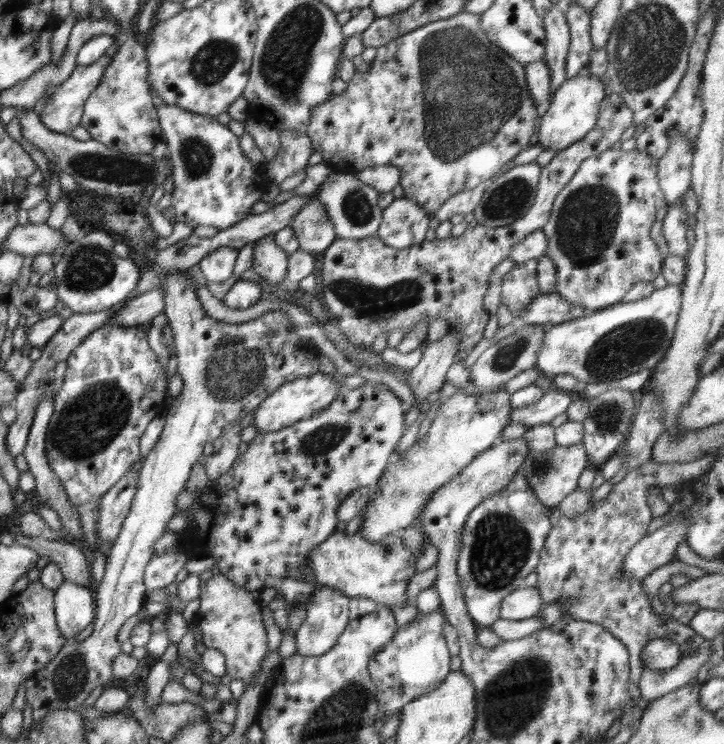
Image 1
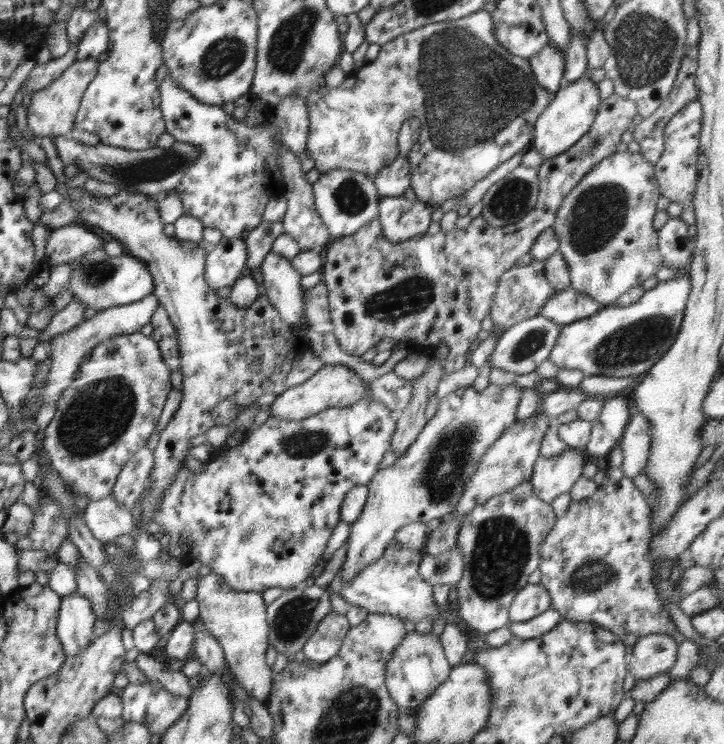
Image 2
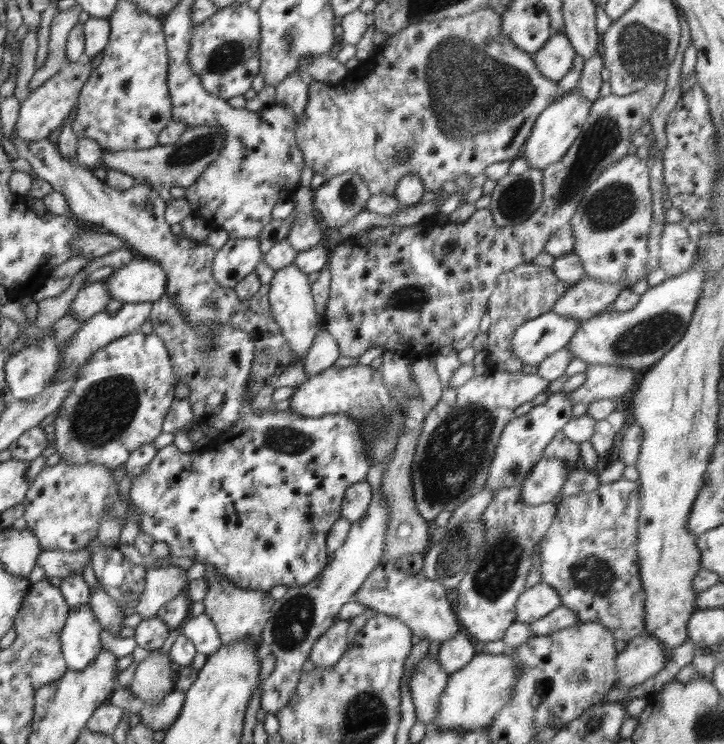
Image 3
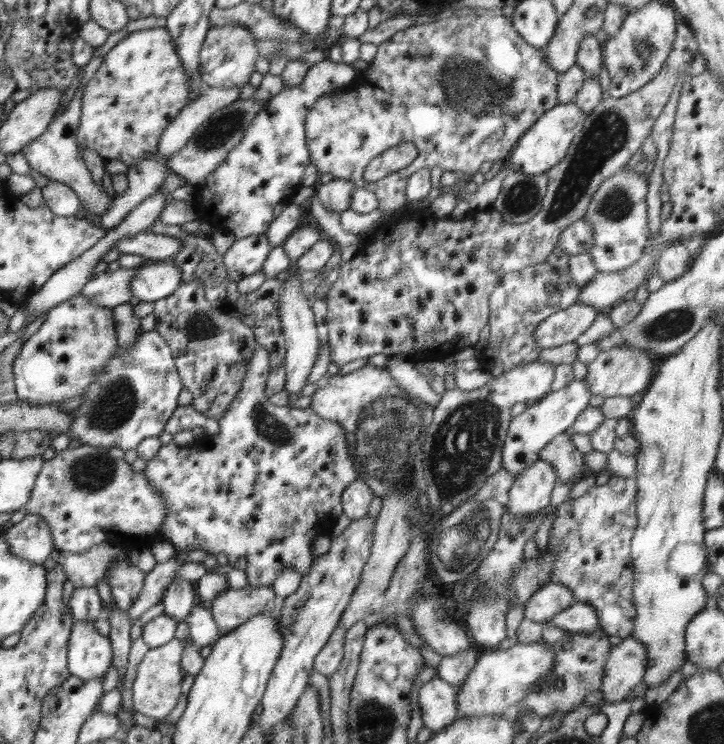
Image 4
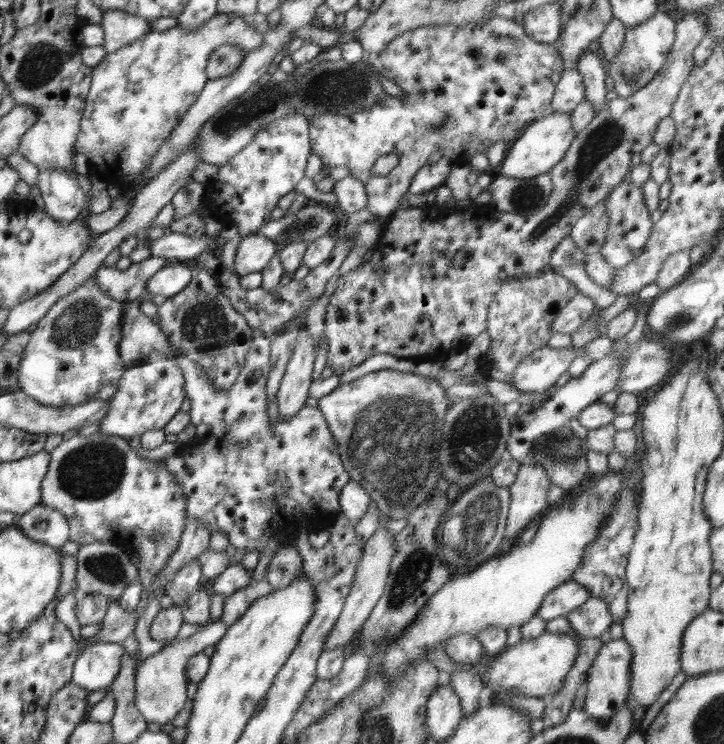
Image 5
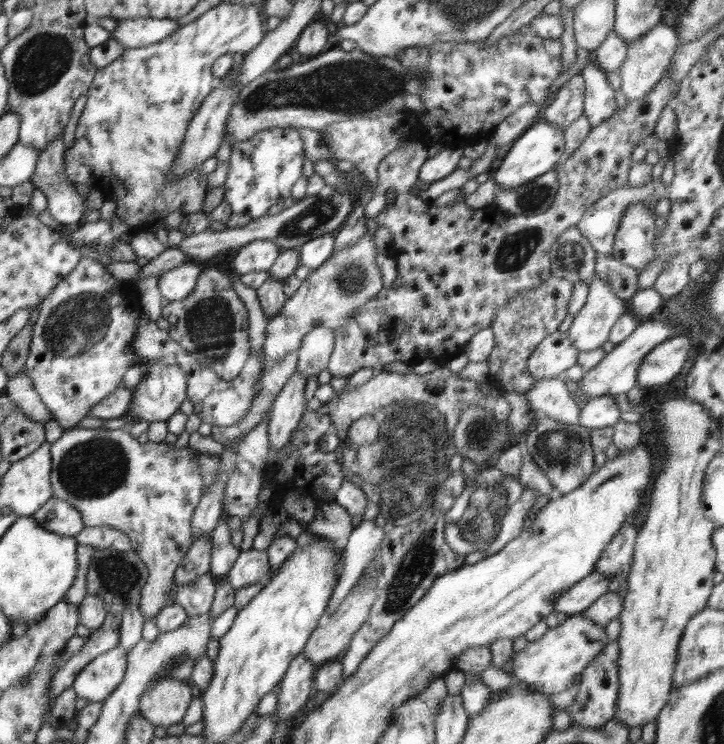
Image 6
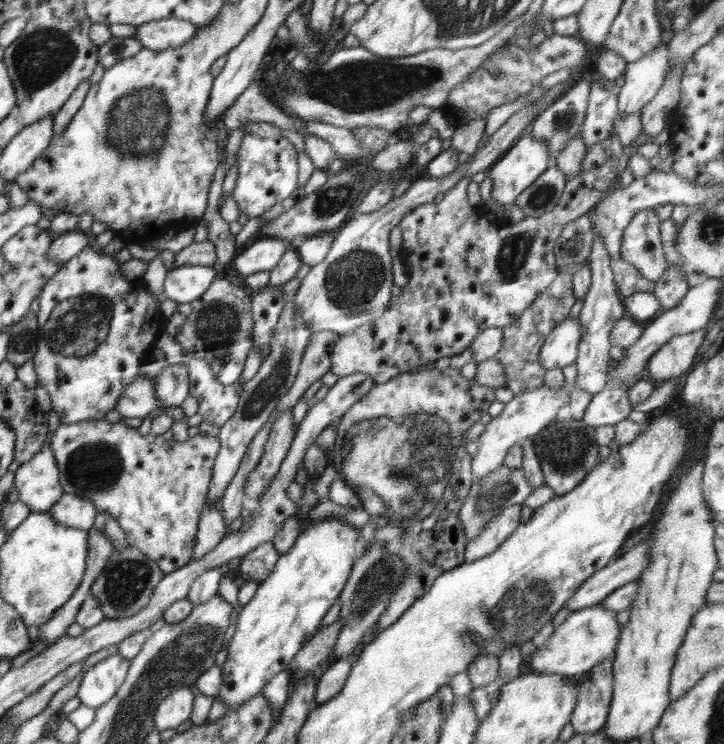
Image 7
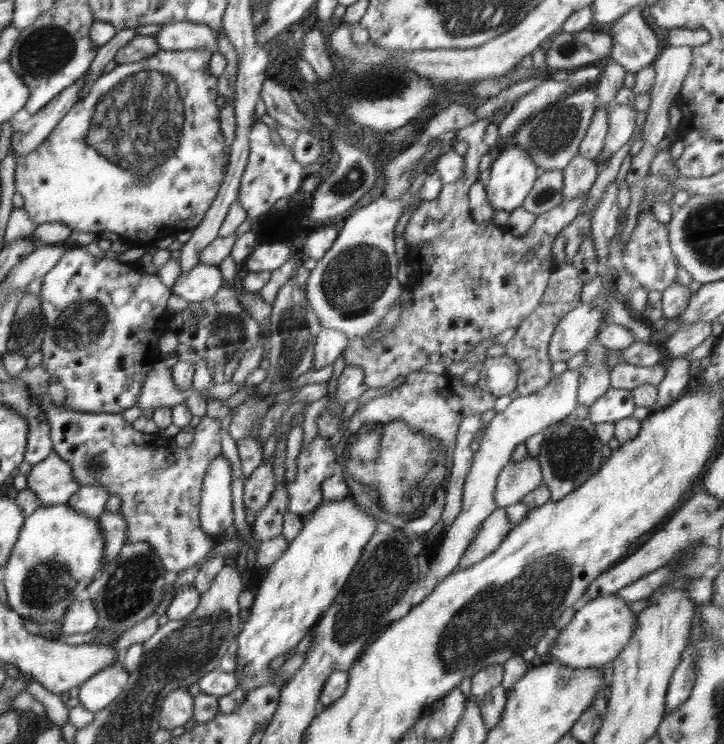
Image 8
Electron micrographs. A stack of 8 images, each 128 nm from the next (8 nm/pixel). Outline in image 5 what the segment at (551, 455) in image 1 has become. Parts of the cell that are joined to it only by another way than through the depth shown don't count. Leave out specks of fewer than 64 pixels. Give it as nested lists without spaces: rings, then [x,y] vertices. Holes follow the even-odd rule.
[[[541,464],[519,468],[514,482],[509,486],[512,500],[501,550],[516,538],[530,520],[538,519],[548,509],[546,494],[549,493],[551,485],[550,477]]]

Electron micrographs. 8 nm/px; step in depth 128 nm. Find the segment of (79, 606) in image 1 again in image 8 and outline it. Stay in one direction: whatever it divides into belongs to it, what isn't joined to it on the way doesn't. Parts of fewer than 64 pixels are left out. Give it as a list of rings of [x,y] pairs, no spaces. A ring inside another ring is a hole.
[[[119,661],[102,667],[78,687],[80,705],[97,713],[112,703],[128,684],[129,670]]]

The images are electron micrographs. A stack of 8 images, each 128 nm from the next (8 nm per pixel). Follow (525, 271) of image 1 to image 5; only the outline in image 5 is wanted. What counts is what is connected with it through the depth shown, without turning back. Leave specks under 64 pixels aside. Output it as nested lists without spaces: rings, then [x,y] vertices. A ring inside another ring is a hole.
[[[546,269],[536,278],[514,279],[501,284],[501,287],[493,296],[493,302],[487,308],[486,332],[490,335],[489,349],[482,355],[481,375],[486,379],[500,380],[506,384],[512,384],[514,374],[518,366],[535,350],[542,348],[550,340],[551,324],[561,308],[564,308],[568,301],[577,293],[577,288],[565,276],[552,270]]]

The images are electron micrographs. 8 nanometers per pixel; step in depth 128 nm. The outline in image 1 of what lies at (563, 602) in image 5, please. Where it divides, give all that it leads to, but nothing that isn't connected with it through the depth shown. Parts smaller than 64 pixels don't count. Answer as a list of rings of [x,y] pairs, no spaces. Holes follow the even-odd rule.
[[[520,586],[503,600],[500,607],[500,619],[532,618],[543,604],[540,591],[536,587]]]

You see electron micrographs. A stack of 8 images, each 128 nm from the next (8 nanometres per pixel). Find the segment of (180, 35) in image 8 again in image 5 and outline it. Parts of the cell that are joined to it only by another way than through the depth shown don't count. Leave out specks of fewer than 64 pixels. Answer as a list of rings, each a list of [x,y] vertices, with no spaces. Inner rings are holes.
[[[104,11],[99,26],[104,30],[101,45],[105,48],[106,54],[116,52],[121,46],[152,33],[150,21],[124,11]]]

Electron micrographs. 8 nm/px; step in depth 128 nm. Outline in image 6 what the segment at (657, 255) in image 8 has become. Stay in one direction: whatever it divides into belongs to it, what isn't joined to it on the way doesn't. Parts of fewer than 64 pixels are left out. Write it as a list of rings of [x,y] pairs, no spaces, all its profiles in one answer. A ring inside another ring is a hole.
[[[640,203],[627,206],[614,235],[611,255],[626,266],[647,268],[655,253],[658,233],[655,218],[648,206]]]

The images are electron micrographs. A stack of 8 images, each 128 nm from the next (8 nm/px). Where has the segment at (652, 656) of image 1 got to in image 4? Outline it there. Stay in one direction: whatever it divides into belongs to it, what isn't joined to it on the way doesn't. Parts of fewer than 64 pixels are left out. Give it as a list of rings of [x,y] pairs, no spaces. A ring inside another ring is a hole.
[[[634,637],[611,646],[598,690],[603,694],[603,702],[615,703],[628,698],[632,688],[643,681],[647,665],[646,648]]]

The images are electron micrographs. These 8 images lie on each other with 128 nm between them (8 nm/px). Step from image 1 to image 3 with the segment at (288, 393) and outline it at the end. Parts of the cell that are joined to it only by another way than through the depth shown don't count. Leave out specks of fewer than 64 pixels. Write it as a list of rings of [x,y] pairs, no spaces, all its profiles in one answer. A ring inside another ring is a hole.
[[[358,364],[349,368],[336,368],[335,365],[332,365],[328,370],[324,370],[322,374],[312,376],[310,380],[306,380],[297,388],[296,392],[290,396],[289,410],[298,413],[298,415],[310,418],[330,414],[346,414],[346,416],[356,419],[356,422],[360,424],[362,440],[366,442],[365,451],[367,452],[371,466],[384,463],[386,464],[385,470],[389,462],[393,459],[393,451],[394,446],[396,446],[398,434],[407,427],[407,421],[404,415],[402,415],[400,403],[394,399],[392,390],[384,385],[380,369],[373,369],[370,365]]]

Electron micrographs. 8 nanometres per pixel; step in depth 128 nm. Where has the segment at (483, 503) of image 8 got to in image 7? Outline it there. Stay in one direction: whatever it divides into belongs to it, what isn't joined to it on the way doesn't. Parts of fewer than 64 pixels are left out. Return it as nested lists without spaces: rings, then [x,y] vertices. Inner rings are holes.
[[[564,380],[564,385],[560,389],[542,386],[520,395],[514,395],[514,398],[505,404],[502,413],[490,421],[484,432],[476,440],[478,452],[471,460],[471,474],[474,476],[474,481],[480,482],[495,468],[502,465],[506,453],[512,446],[519,444],[524,438],[533,438],[538,432],[546,429],[548,424],[552,424],[559,410],[570,404],[574,387],[575,384],[566,383]]]

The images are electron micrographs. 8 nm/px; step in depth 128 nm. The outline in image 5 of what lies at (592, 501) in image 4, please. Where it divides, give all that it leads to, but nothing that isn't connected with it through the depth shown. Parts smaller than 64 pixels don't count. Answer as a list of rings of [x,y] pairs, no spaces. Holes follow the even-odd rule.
[[[622,487],[618,493],[618,504],[610,518],[599,528],[594,539],[582,553],[581,563],[571,576],[577,584],[587,588],[592,597],[598,597],[608,603],[613,622],[623,624],[627,617],[627,598],[629,586],[625,577],[627,560],[634,542],[634,535],[638,530],[637,503],[634,501],[634,491],[629,487]]]

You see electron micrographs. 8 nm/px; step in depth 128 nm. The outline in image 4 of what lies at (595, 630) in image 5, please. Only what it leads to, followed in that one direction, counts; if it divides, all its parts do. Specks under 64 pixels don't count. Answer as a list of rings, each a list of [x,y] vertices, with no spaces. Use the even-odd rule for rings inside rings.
[[[575,602],[572,606],[558,611],[544,623],[550,623],[567,631],[588,631],[600,629],[598,615],[593,606]]]

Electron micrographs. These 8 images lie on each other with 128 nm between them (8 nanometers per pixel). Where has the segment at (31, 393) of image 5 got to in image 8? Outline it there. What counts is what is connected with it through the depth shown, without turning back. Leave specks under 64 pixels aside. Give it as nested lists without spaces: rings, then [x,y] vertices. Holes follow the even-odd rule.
[[[75,246],[43,276],[41,313],[47,327],[40,342],[41,364],[64,387],[64,406],[72,411],[122,414],[137,406],[144,380],[161,362],[158,340],[170,330],[166,304],[171,289],[160,281],[158,274],[140,272],[133,266],[134,263],[105,257],[94,248]]]

